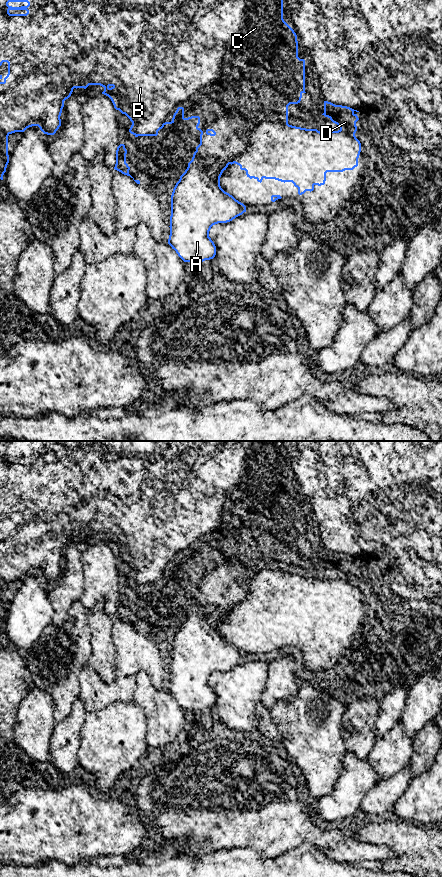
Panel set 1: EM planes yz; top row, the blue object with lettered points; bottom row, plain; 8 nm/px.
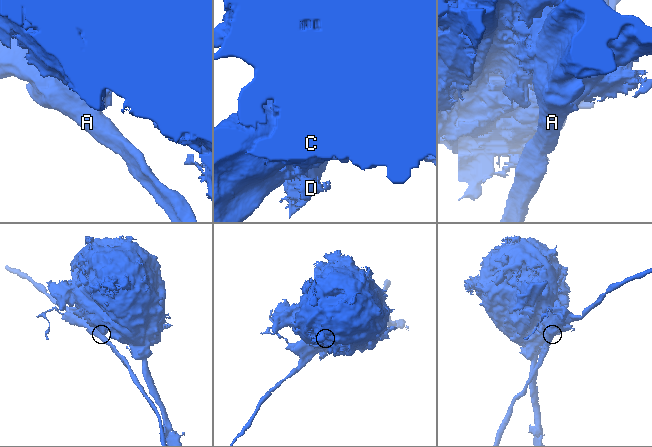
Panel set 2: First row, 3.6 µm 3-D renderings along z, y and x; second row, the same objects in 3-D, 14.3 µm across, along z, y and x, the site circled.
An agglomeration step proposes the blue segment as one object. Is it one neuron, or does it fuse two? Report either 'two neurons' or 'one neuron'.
two neurons

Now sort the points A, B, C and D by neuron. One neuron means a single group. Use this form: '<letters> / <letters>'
A D / B C

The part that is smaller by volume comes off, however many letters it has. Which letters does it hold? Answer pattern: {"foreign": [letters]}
{"foreign": ["A", "D"]}

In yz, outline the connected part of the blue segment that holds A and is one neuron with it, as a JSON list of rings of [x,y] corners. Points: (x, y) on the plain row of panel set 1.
[[[236,502],[236,507],[230,512],[226,519],[219,526],[218,534],[215,537],[204,538],[200,543],[199,547],[196,550],[190,551],[188,554],[182,555],[182,567],[189,568],[192,566],[197,566],[198,571],[196,577],[201,580],[200,582],[200,592],[196,595],[196,599],[193,602],[192,608],[188,611],[188,615],[185,620],[180,624],[179,629],[176,631],[172,643],[171,643],[171,664],[170,664],[170,683],[168,687],[168,692],[176,699],[178,704],[184,710],[191,711],[200,711],[205,708],[213,707],[216,703],[216,694],[214,690],[209,685],[209,679],[211,675],[218,671],[227,671],[235,667],[236,665],[242,663],[246,660],[246,654],[236,648],[232,643],[225,640],[220,634],[220,625],[224,618],[228,615],[229,612],[235,609],[235,607],[240,604],[246,597],[248,598],[257,598],[259,595],[264,596],[269,602],[280,602],[284,603],[284,616],[282,621],[275,622],[272,618],[265,616],[262,623],[259,625],[265,627],[275,627],[280,629],[285,627],[286,630],[301,630],[301,631],[310,631],[314,633],[324,633],[326,629],[327,620],[343,620],[345,618],[353,618],[358,614],[358,606],[361,600],[361,591],[356,586],[355,581],[357,579],[356,570],[359,568],[357,562],[354,560],[359,560],[347,554],[335,553],[331,550],[324,549],[324,563],[328,565],[333,571],[339,574],[338,579],[329,579],[329,580],[320,580],[317,577],[306,577],[301,575],[296,575],[288,572],[288,554],[290,552],[298,552],[302,546],[302,539],[296,532],[289,532],[288,529],[283,524],[277,524],[274,520],[260,520],[255,518],[252,514],[252,505],[250,502]]]

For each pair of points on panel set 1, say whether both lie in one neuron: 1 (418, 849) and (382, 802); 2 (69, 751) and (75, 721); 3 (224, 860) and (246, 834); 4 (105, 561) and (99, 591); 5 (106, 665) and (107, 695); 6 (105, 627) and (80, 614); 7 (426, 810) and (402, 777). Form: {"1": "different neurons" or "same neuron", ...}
{"1": "different neurons", "2": "same neuron", "3": "different neurons", "4": "same neuron", "5": "different neurons", "6": "different neurons", "7": "different neurons"}

